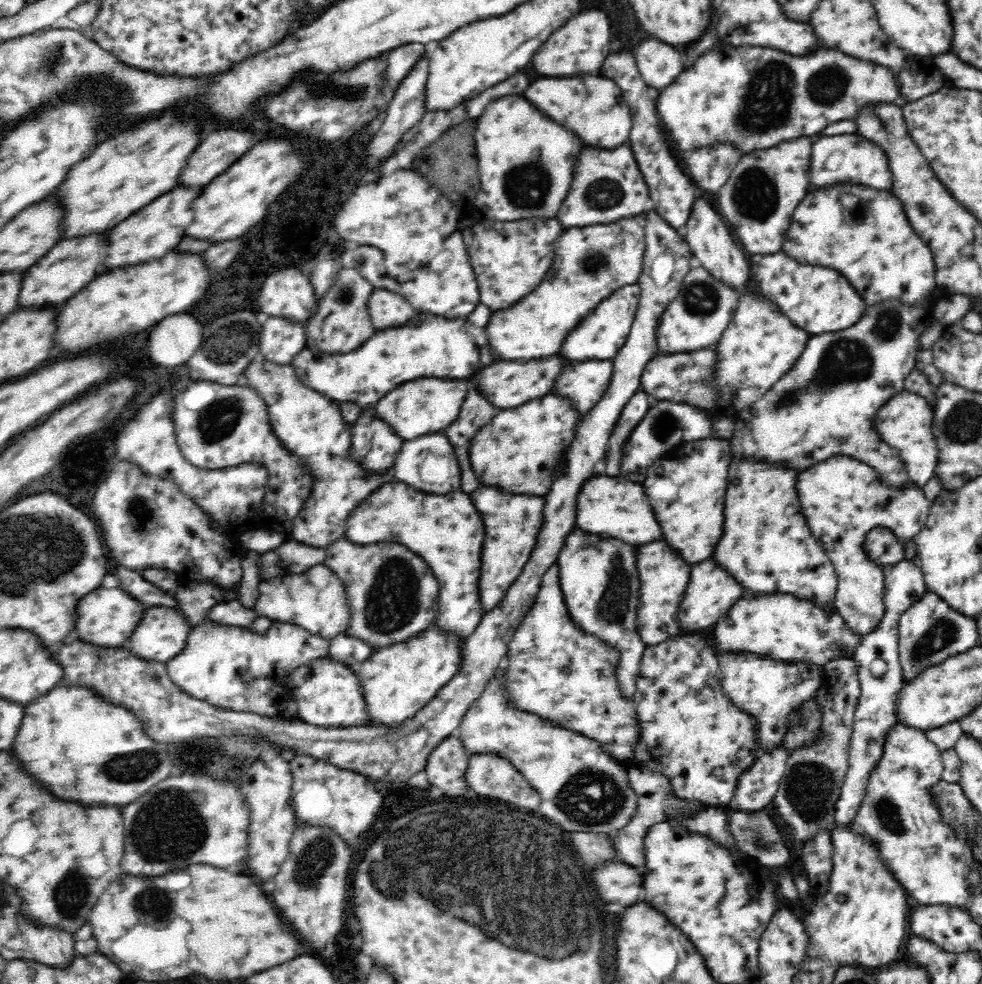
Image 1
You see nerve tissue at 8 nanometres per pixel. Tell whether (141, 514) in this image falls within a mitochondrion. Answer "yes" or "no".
yes

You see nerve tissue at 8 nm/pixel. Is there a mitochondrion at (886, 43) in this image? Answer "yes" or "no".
no

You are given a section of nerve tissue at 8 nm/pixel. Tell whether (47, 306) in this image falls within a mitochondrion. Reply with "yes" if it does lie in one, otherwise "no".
no

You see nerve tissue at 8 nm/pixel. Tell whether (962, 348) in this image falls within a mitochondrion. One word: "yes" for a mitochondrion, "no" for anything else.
yes

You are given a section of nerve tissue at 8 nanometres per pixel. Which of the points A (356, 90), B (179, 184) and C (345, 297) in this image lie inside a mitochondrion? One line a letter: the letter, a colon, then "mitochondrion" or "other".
A: mitochondrion
B: other
C: mitochondrion

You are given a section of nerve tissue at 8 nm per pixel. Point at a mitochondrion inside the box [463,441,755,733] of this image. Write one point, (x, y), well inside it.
(613, 607)

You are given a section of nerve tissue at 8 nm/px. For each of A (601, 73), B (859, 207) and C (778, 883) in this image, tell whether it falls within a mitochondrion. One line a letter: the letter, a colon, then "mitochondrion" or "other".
A: other
B: mitochondrion
C: other

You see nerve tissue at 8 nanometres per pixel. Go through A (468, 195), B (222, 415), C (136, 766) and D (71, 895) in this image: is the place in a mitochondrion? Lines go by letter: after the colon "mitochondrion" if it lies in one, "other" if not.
A: other
B: mitochondrion
C: mitochondrion
D: mitochondrion

